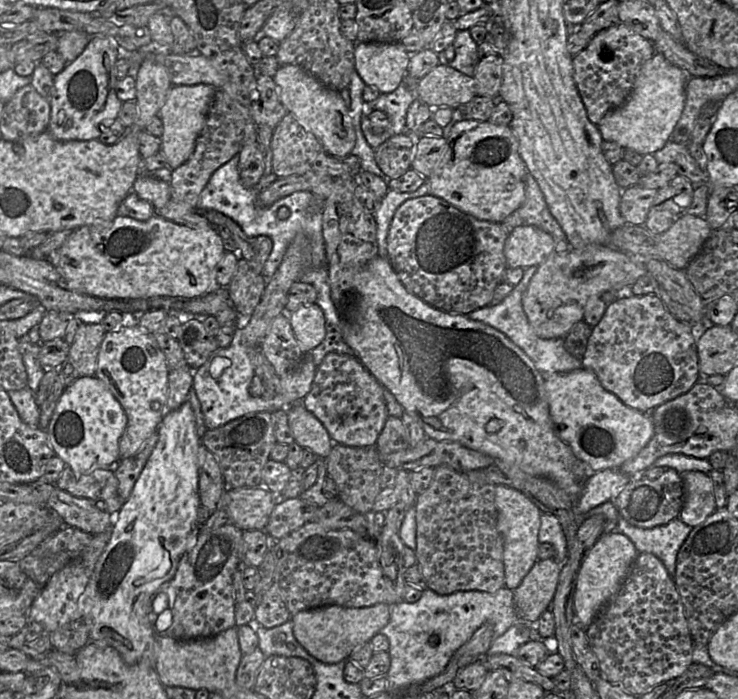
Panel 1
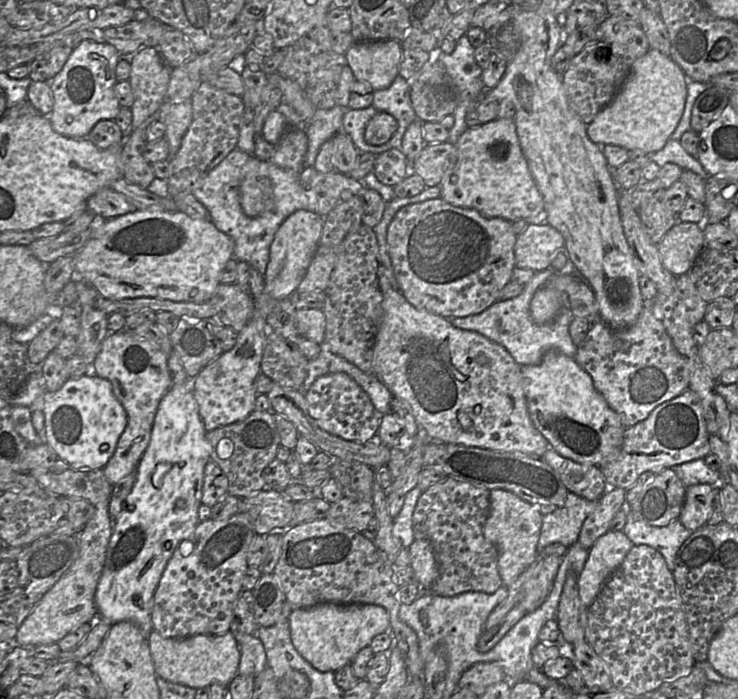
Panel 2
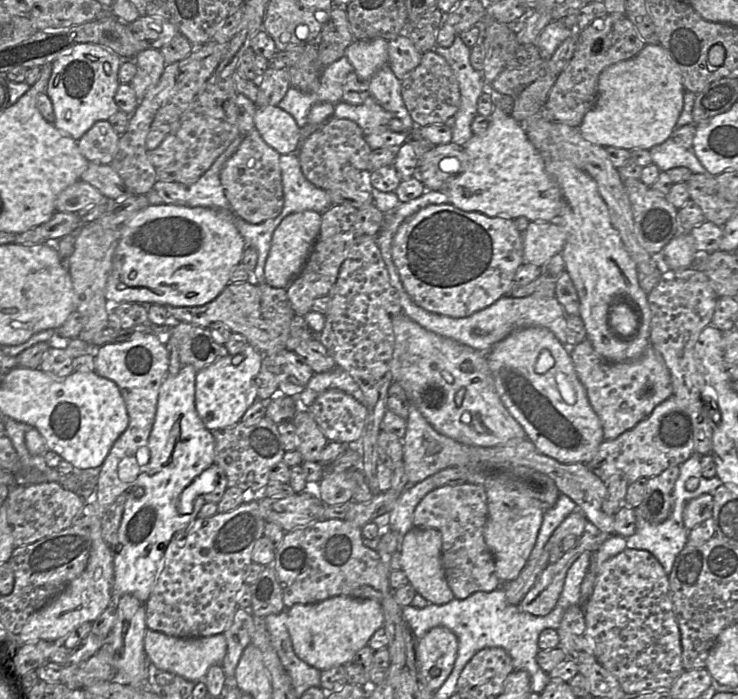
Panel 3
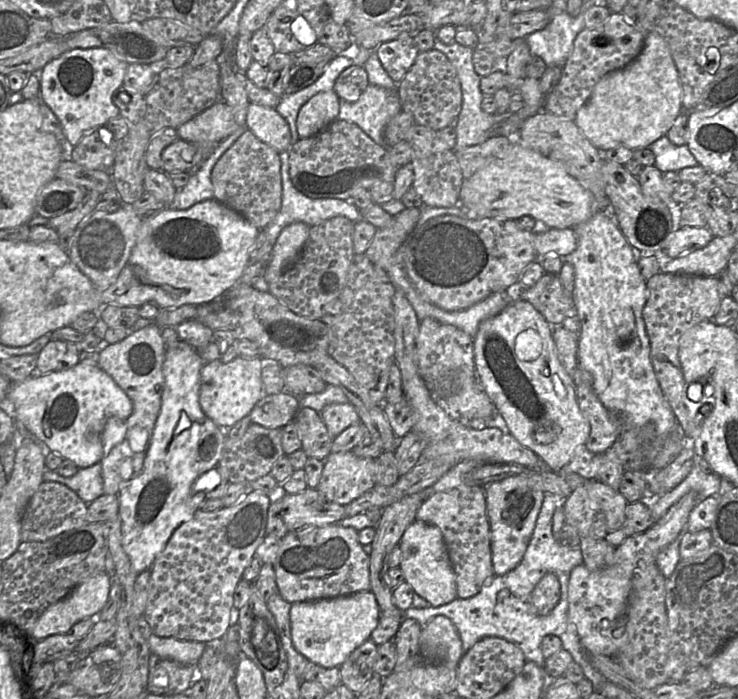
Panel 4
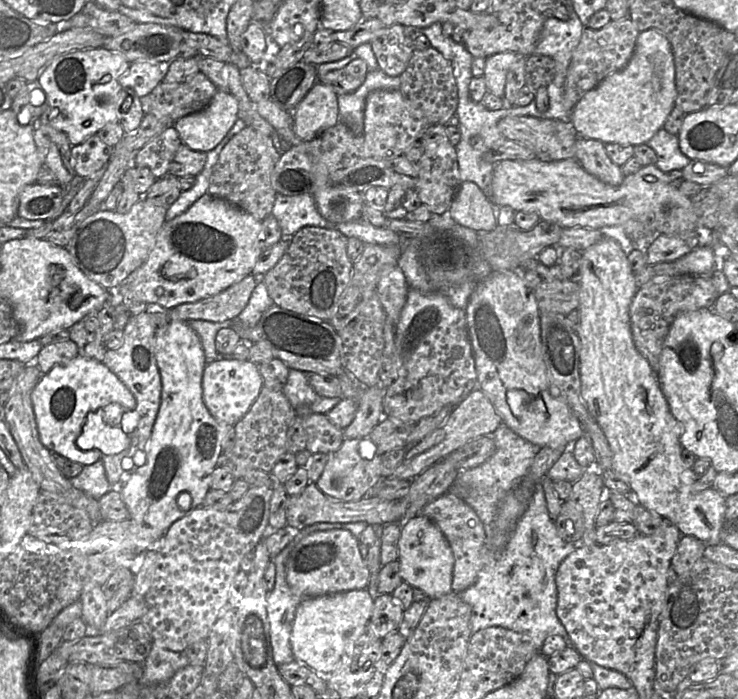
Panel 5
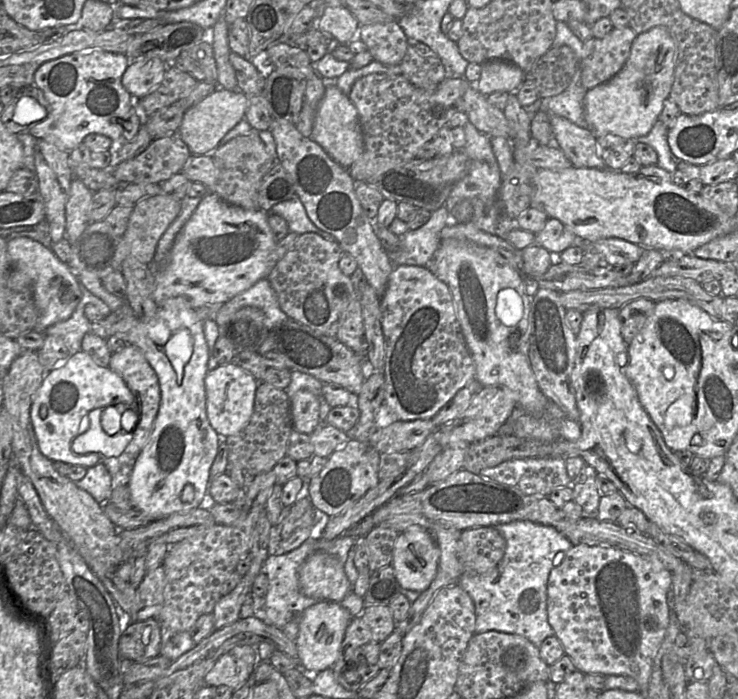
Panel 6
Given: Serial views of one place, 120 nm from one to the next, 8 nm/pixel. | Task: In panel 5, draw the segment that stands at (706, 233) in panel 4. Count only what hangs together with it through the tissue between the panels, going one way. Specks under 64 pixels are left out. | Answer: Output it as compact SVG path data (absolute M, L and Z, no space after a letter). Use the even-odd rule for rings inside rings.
M698 234L692 237L659 235L647 250L648 265L674 262L698 246Z

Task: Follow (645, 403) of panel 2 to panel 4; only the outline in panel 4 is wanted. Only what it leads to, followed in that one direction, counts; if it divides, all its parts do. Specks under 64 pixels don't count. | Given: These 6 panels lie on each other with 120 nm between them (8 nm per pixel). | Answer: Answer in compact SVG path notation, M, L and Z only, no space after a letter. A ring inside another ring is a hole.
M578 361L578 367L573 376L573 380L576 387L577 402L579 408L590 424L590 434L584 446L588 451L592 453L595 454L604 453L606 450L611 448L620 438L622 432L622 423L618 420L617 416L612 414L600 401L593 388L592 376L590 375L589 372L587 372L586 370L584 370L579 366L579 361Z

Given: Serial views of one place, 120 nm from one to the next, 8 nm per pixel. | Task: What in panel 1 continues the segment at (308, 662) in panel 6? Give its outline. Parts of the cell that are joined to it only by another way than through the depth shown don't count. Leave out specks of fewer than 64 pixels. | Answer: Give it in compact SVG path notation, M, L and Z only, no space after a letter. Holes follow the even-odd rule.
M384 603L363 608L328 605L300 611L291 620L295 639L308 653L322 663L335 664L348 660L355 649L371 641L388 624L390 615L390 606Z

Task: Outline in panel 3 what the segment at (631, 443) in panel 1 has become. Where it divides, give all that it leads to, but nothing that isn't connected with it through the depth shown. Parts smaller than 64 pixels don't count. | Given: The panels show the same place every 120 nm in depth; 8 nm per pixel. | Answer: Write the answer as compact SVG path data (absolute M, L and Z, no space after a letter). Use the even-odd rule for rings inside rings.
M531 326L515 330L486 352L496 390L507 410L523 427L535 447L561 463L588 463L604 441L600 419L593 410L570 356L570 349L547 328Z

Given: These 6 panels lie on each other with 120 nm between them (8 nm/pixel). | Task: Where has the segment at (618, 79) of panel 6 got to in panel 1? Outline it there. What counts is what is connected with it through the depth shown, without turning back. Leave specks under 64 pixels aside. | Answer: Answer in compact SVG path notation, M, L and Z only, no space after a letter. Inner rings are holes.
M656 51L636 76L632 90L620 107L608 112L598 130L605 141L615 142L644 156L662 149L670 140L685 105L685 87L690 77Z

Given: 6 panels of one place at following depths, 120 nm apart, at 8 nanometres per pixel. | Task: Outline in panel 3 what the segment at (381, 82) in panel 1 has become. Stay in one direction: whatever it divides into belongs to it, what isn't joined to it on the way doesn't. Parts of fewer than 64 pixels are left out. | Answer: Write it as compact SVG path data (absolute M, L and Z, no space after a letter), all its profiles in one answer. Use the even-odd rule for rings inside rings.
M354 40L345 50L345 56L355 73L363 80L369 80L388 62L388 40Z

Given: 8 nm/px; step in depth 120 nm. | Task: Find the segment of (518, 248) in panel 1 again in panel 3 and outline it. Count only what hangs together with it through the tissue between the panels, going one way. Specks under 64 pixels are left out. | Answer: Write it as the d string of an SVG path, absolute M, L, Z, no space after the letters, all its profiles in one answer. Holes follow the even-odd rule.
M530 222L524 232L523 262L541 267L555 254L561 253L566 243L563 227L550 222Z

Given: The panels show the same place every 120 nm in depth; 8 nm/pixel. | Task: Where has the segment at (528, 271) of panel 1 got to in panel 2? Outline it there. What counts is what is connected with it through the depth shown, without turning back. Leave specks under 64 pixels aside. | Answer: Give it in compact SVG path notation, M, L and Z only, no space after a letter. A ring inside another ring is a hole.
M550 267L545 270L537 271L525 284L523 291L518 296L507 300L499 299L478 314L449 318L450 322L457 328L478 332L502 345L520 365L538 364L543 356L551 349L556 349L574 358L577 346L573 343L569 334L569 324L574 316L571 314L568 306L566 292L562 294L562 309L558 316L552 321L537 324L530 314L530 302L533 295L546 283L553 273L554 271Z

